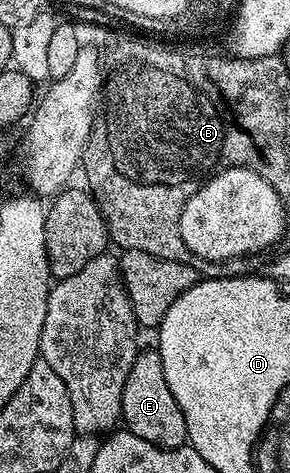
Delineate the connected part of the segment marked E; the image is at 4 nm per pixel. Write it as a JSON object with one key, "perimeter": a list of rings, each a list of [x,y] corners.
{"perimeter":[[[143,350],[135,357],[133,370],[129,370],[129,378],[125,378],[121,420],[126,431],[145,438],[145,442],[153,442],[158,448],[181,448],[188,443],[185,414],[165,382],[165,366],[161,366],[158,351]]]}

